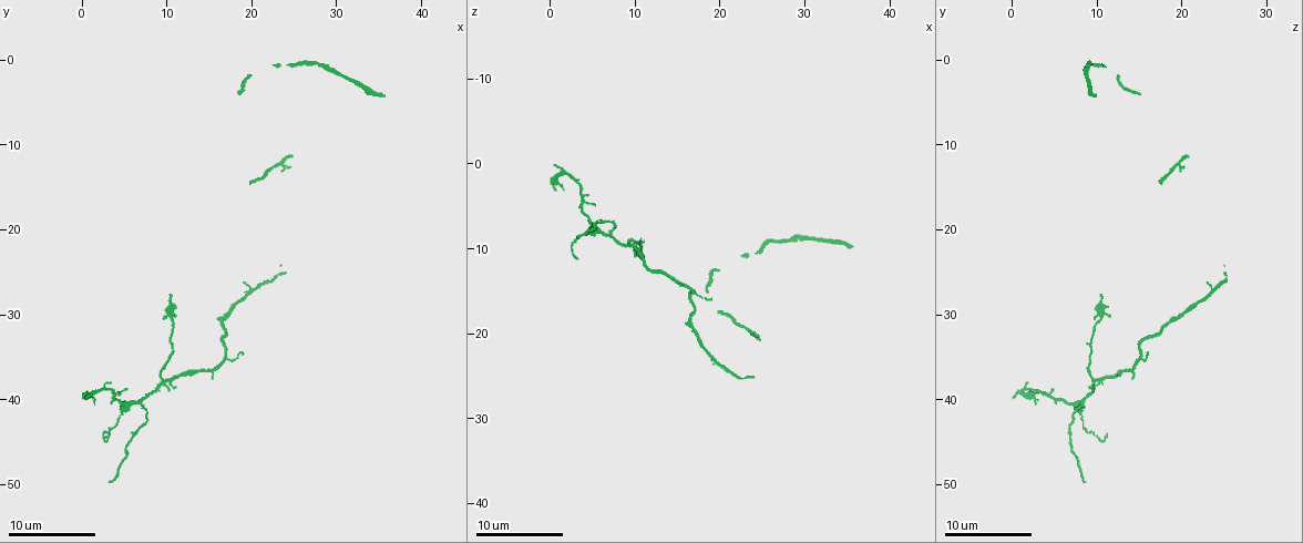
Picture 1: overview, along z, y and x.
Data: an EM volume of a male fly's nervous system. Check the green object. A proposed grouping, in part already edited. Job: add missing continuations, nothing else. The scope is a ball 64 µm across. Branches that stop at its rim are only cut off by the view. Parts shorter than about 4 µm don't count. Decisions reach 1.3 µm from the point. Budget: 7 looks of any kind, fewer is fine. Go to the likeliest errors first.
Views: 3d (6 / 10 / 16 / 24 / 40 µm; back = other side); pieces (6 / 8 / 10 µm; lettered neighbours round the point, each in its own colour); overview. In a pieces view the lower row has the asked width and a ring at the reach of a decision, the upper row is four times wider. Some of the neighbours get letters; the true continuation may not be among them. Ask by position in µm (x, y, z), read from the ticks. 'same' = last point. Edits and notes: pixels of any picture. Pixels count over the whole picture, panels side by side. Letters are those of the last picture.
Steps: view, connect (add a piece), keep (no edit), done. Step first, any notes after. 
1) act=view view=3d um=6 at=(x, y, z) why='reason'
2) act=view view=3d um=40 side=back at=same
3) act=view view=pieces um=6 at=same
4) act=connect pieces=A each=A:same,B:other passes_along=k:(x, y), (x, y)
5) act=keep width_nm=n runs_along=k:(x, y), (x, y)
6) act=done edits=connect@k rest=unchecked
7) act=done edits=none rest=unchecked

act=view view=3d um=6 at=(20.0, 14.4, 17.4)

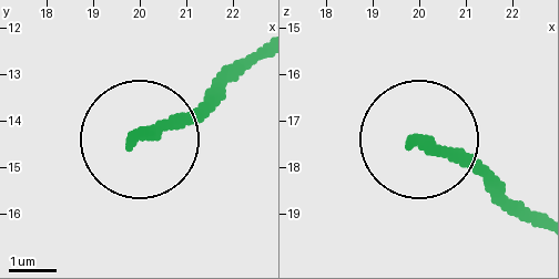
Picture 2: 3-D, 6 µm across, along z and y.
act=view view=pieces um=8 at=(19.85, 14.40, 17.40)

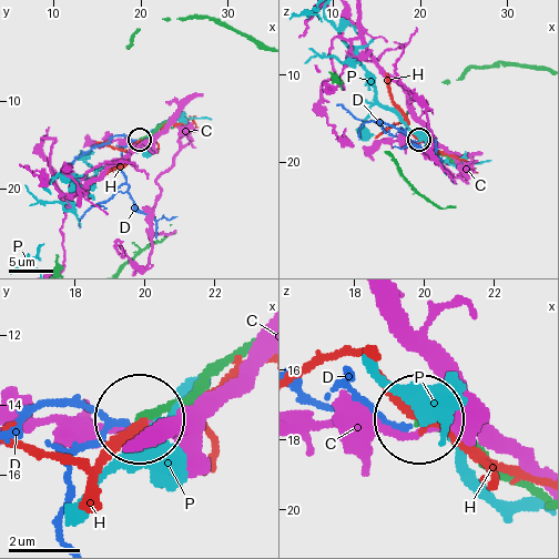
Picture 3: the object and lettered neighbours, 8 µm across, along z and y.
act=keep each=C:other,D:other,H:other,P:other found='no lettered piece goes on from it'

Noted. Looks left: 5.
act=view view=pieces um=10 at=(1.4, 40.6, 2.8) why='tapers out'

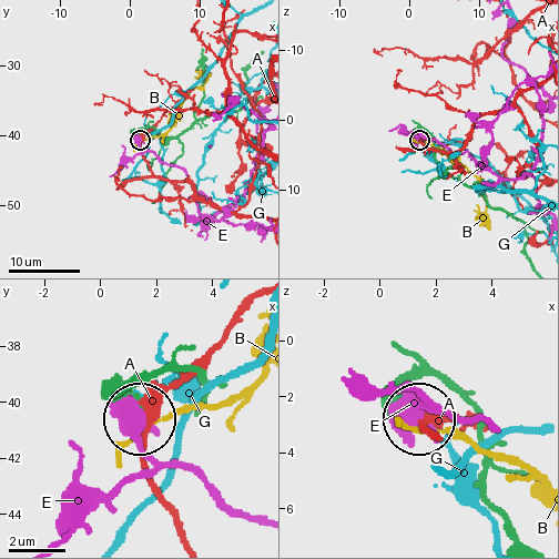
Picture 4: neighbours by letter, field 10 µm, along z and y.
act=keep width_nm=130 each=A:other,B:other,E:other,G:other found='none of them fits'

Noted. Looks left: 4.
act=view view=pieces um=10 at=(10.2, 27.8, 10.6) why='free end'

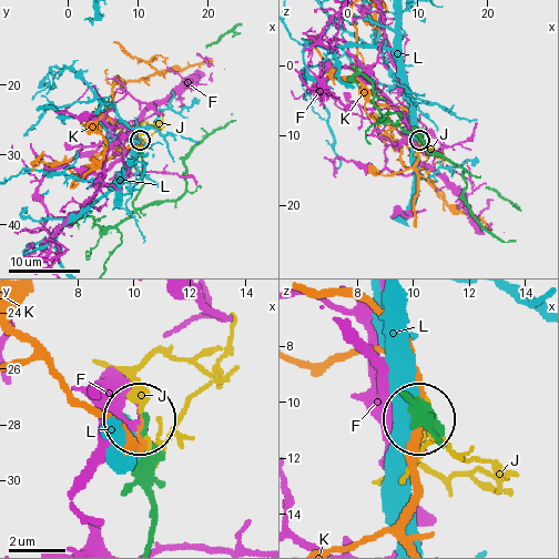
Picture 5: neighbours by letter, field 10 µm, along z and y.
act=keep each=F:other,J:other,K:other,L:other runs_along=5:(154, 536), (141, 424) found='none of them fits'

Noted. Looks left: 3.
act=view view=pieces um=8 at=(19.0, 34.6, 16.0) why='branch stops here'

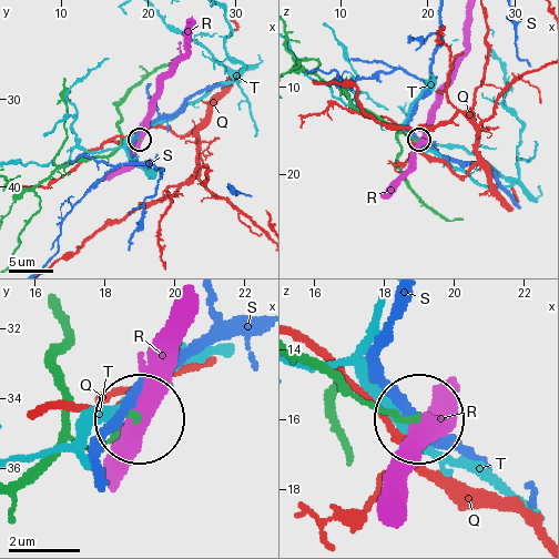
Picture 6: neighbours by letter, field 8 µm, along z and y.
act=keep each=Q:other,R:other,S:other,T:other found='no lettered piece goes on from it'

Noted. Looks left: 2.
act=done edits=none rest=unchecked

